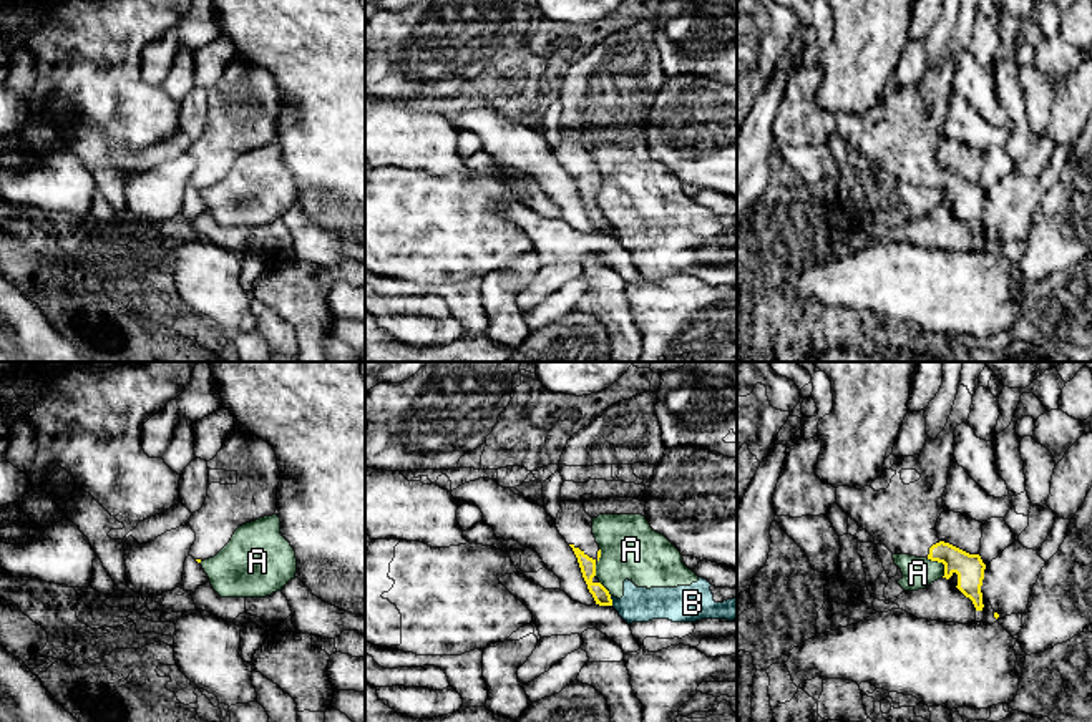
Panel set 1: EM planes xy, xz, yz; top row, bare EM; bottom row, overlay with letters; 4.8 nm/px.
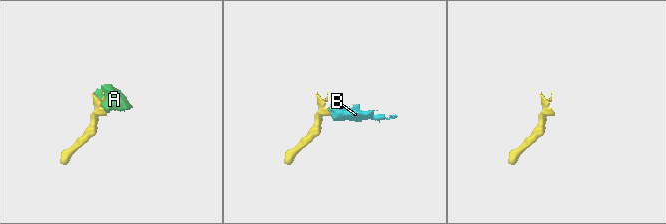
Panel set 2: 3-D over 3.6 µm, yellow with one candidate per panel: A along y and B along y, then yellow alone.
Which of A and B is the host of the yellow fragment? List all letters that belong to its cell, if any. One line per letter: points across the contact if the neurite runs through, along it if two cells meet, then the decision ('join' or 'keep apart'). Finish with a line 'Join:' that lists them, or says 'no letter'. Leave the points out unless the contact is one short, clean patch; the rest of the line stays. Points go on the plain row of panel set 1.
A: along yz (926, 186), (940, 190), (945, 203) | keep apart
B: along xz (609, 224), (613, 233) | keep apart
Join: no letter

